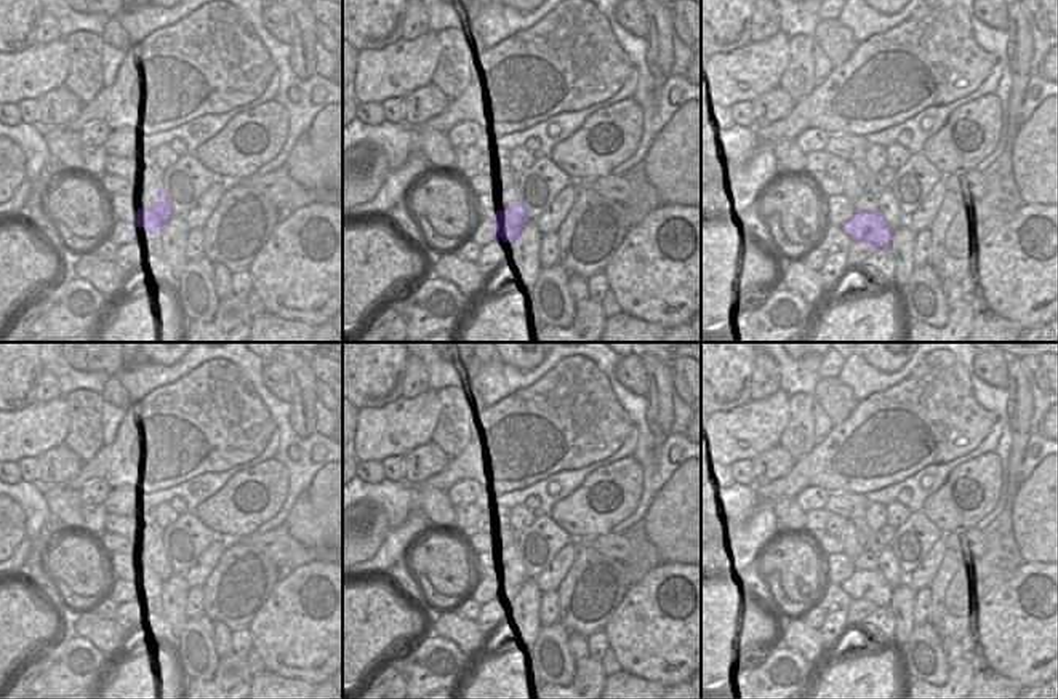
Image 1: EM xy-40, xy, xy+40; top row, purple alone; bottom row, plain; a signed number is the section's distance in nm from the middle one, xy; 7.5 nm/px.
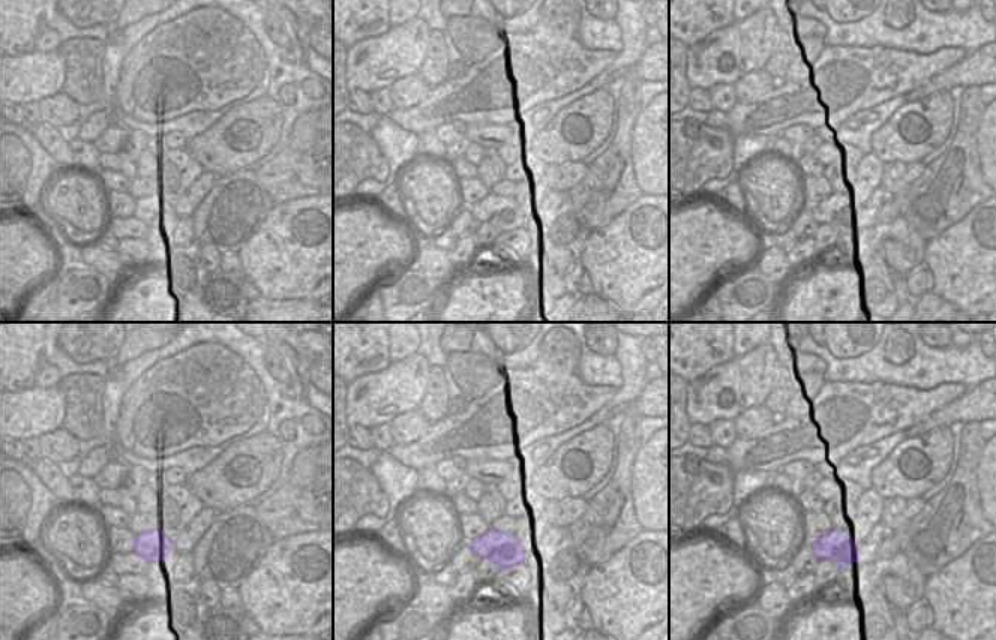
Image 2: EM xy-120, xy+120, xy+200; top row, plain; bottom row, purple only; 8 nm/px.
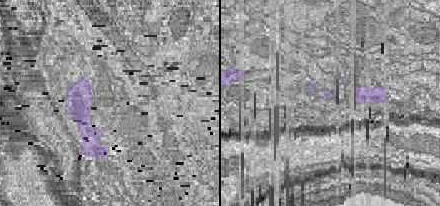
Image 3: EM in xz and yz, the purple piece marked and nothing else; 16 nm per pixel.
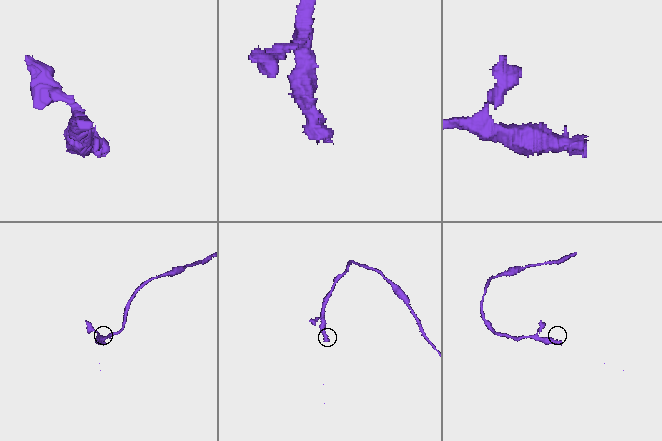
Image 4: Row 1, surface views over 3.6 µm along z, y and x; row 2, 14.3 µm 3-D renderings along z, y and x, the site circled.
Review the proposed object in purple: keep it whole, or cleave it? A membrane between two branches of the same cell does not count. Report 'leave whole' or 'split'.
leave whole

